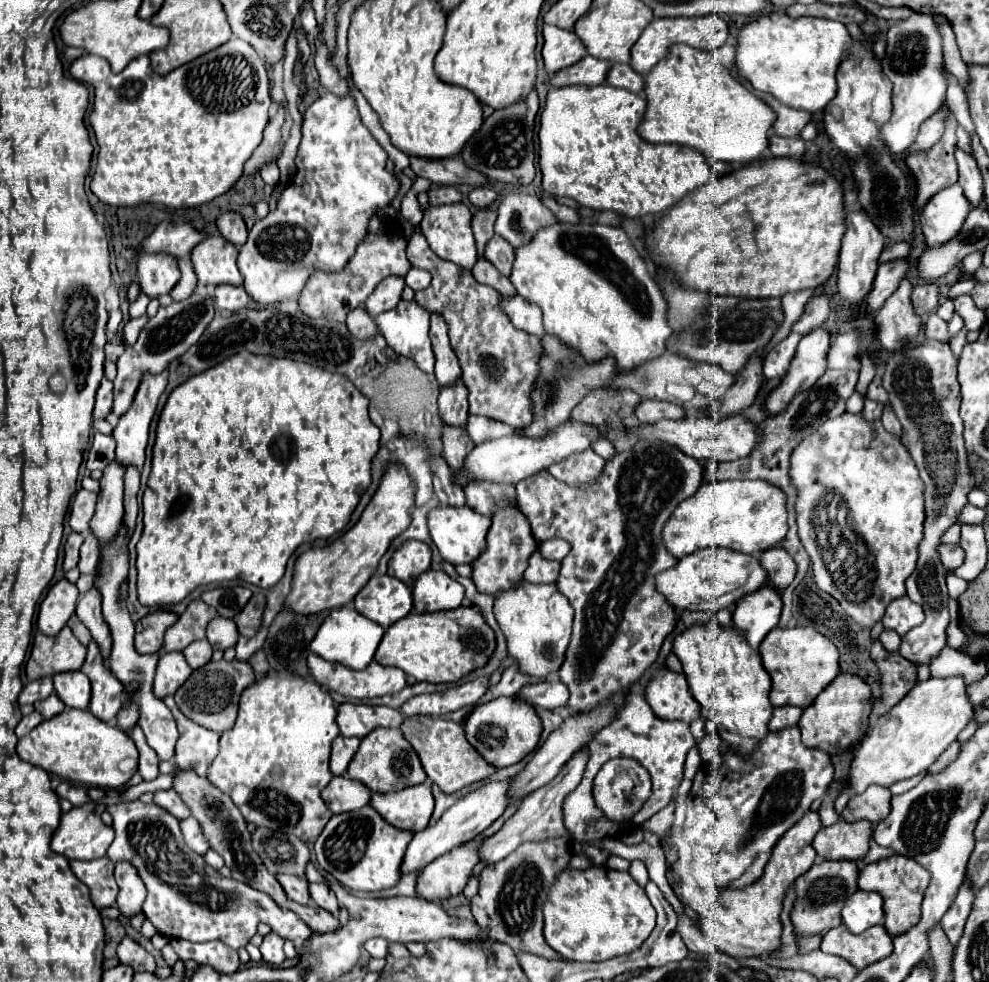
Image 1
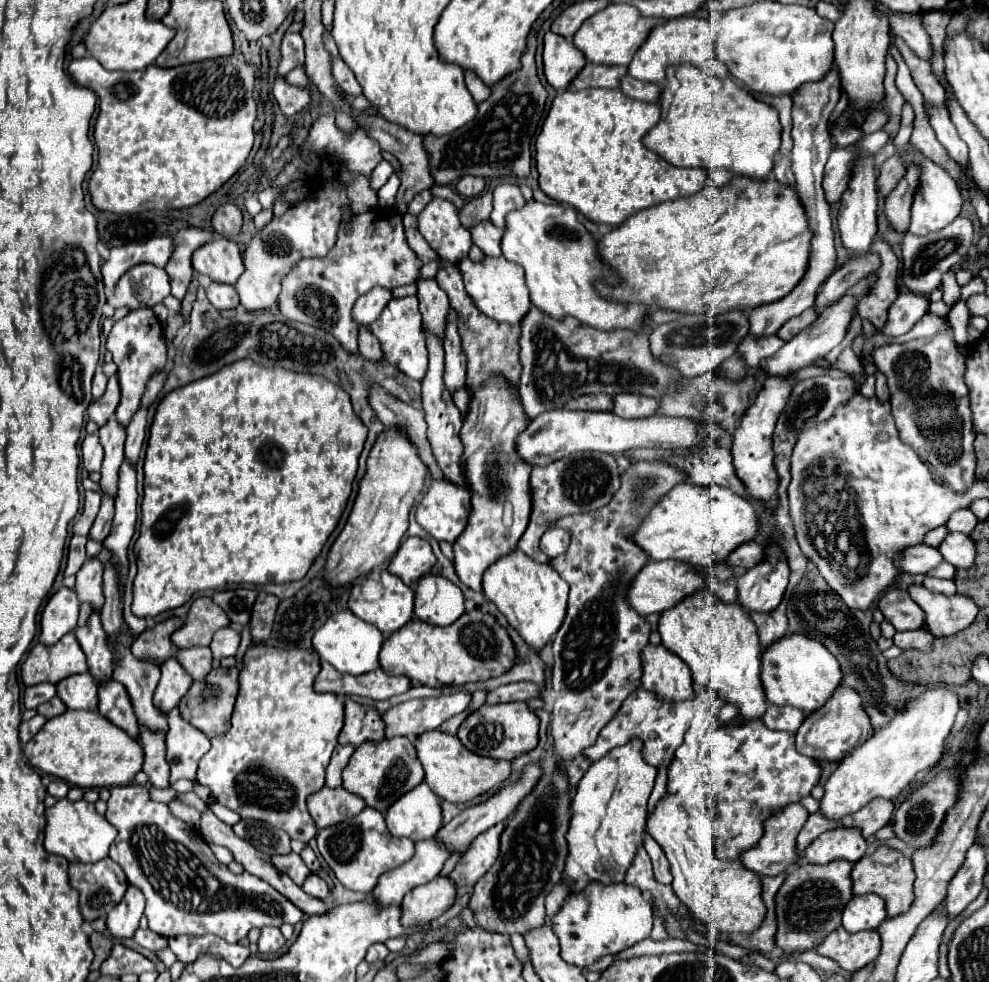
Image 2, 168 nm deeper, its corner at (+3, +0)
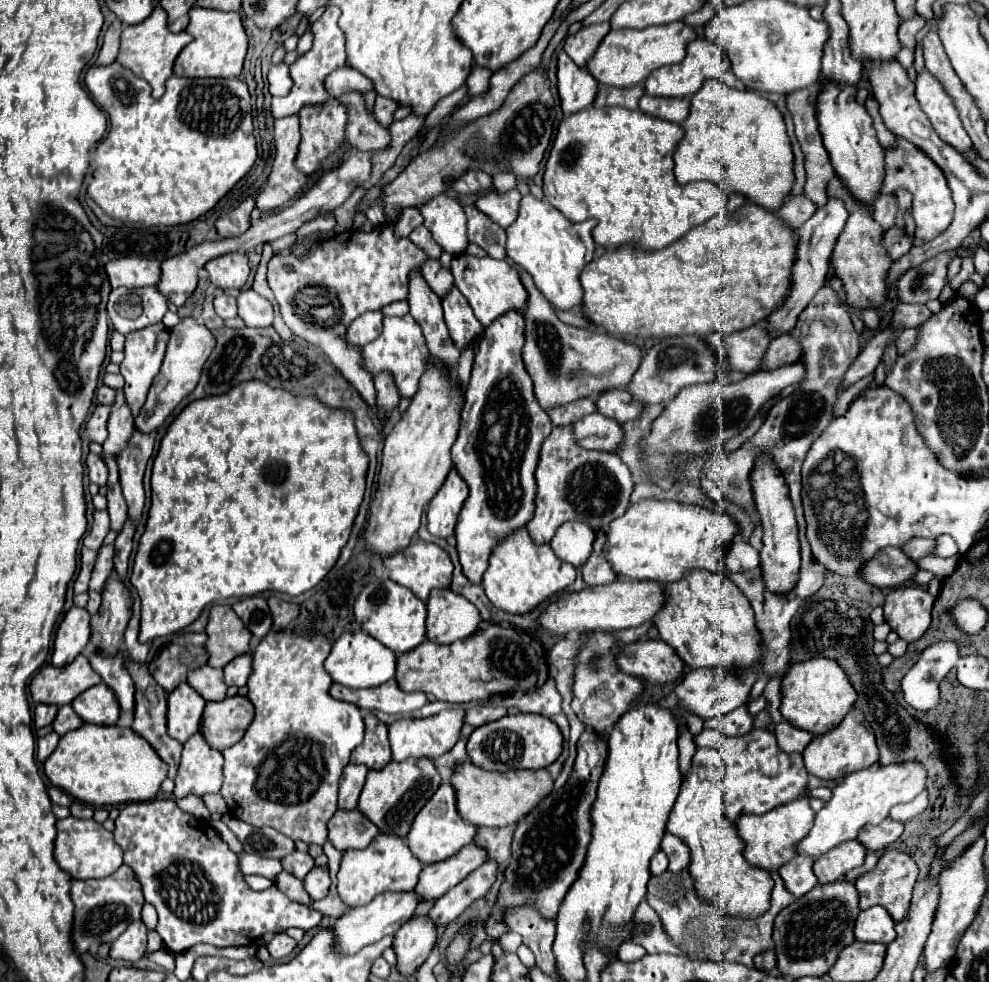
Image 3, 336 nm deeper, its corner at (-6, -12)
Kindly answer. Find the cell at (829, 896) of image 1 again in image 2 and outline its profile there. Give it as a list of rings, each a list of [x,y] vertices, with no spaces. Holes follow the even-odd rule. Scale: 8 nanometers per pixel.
[[[804,861],[788,873],[776,895],[776,945],[788,953],[804,953],[816,949],[832,931],[840,927],[842,909],[852,899],[852,863],[832,861],[828,865],[810,865]]]

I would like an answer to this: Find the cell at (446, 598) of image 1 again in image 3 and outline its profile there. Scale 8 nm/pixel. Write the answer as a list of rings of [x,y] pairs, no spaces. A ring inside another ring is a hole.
[[[433,589],[427,599],[427,639],[453,643],[475,633],[481,615],[473,603],[451,589]]]

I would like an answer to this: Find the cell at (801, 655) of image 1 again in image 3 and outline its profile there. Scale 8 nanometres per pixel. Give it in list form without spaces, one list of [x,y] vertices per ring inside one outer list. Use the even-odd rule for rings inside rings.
[[[827,657],[807,659],[803,663],[793,663],[781,681],[781,715],[791,725],[805,729],[809,733],[827,733],[841,723],[841,719],[851,711],[857,699],[857,691],[851,687],[843,669]]]

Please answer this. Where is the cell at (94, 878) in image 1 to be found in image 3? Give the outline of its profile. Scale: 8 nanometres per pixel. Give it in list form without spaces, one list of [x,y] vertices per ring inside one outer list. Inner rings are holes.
[[[121,865],[113,875],[103,879],[73,879],[71,899],[75,903],[75,923],[73,923],[73,941],[79,953],[93,951],[101,943],[111,943],[117,939],[131,921],[141,919],[143,895],[141,885],[137,883],[133,871],[127,865]]]

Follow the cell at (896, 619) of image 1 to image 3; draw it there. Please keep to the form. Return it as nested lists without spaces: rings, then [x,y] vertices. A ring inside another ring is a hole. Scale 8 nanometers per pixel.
[[[897,587],[885,599],[885,621],[907,643],[917,641],[931,623],[933,603],[935,599],[921,587]]]

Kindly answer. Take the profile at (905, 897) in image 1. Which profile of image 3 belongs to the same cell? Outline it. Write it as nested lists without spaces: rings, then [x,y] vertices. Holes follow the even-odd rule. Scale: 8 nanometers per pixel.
[[[887,849],[881,855],[877,867],[873,871],[861,875],[855,881],[855,887],[859,891],[859,907],[867,909],[871,905],[881,905],[889,911],[889,915],[895,919],[895,923],[899,923],[903,917],[907,917],[909,903],[911,903],[911,893],[913,893],[913,885],[917,881],[917,875],[919,875],[919,869],[907,853],[897,851],[897,849]]]

